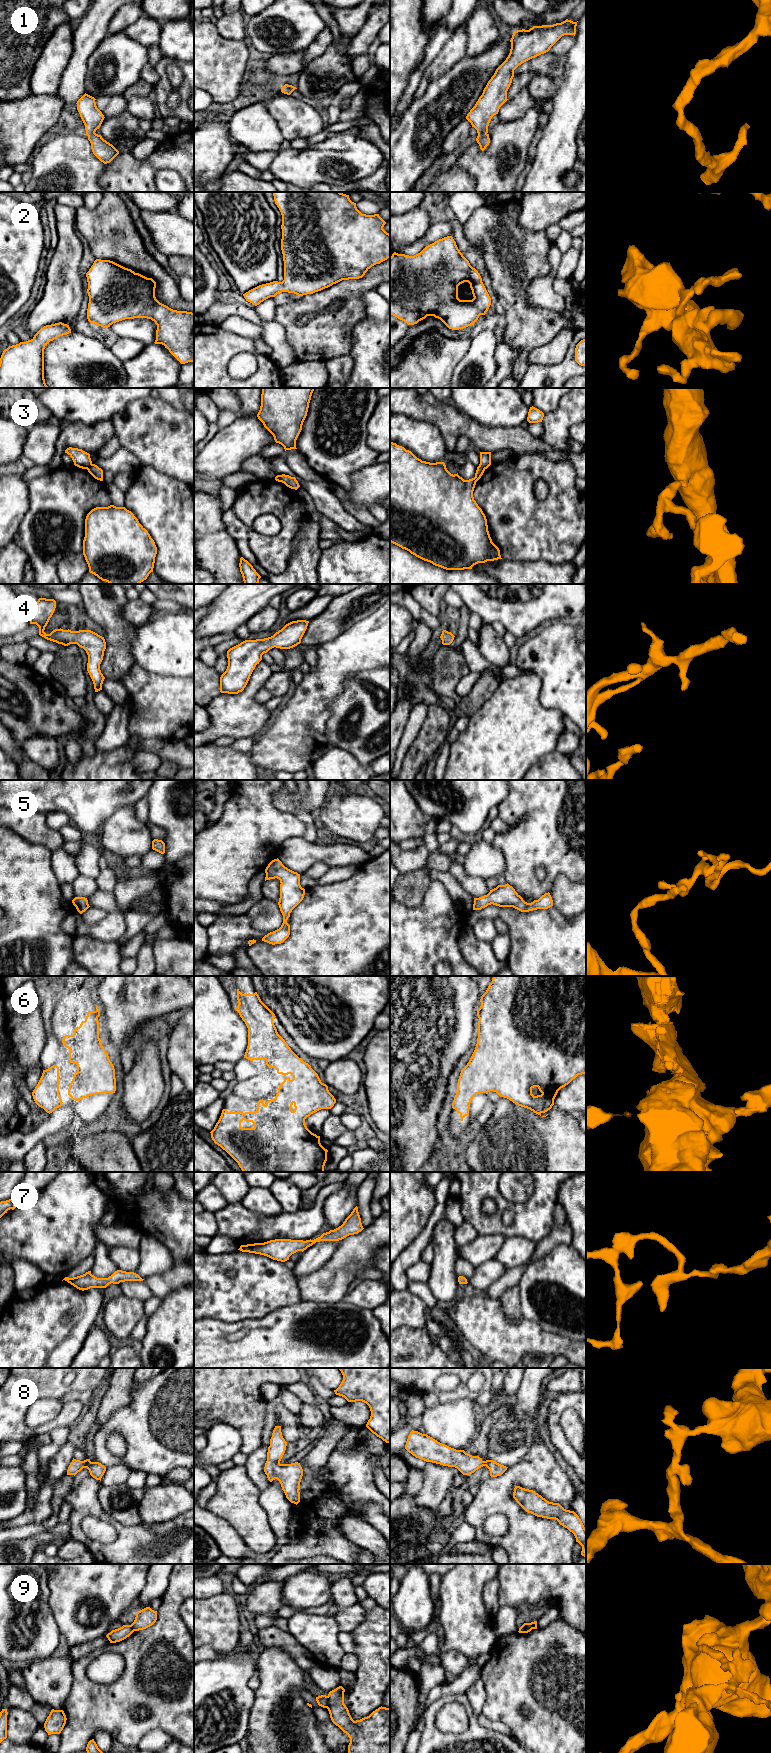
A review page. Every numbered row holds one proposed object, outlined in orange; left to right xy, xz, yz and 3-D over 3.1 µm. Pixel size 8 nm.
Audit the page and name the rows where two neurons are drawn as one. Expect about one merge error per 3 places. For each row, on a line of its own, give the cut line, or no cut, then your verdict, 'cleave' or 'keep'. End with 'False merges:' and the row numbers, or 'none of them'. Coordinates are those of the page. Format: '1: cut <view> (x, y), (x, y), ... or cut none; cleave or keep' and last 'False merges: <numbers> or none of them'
1: cut none; keep
2: cut none; keep
3: cut yz (478, 466), (484, 469); cleave
4: cut none; keep
5: cut none; keep
6: cut none; keep
7: cut none; keep
8: cut none; keep
9: cut xz (328, 1696), (328, 1705), (326, 1707); cleave
False merges: 3, 9

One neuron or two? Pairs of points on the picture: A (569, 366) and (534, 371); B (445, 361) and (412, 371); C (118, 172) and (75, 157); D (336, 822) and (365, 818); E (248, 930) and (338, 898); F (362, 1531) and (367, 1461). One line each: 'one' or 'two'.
A: one
B: one
C: two
D: one
E: two
F: two

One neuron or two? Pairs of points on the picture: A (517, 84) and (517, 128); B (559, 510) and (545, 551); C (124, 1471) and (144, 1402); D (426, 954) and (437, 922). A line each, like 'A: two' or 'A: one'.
A: two
B: one
C: two
D: one

